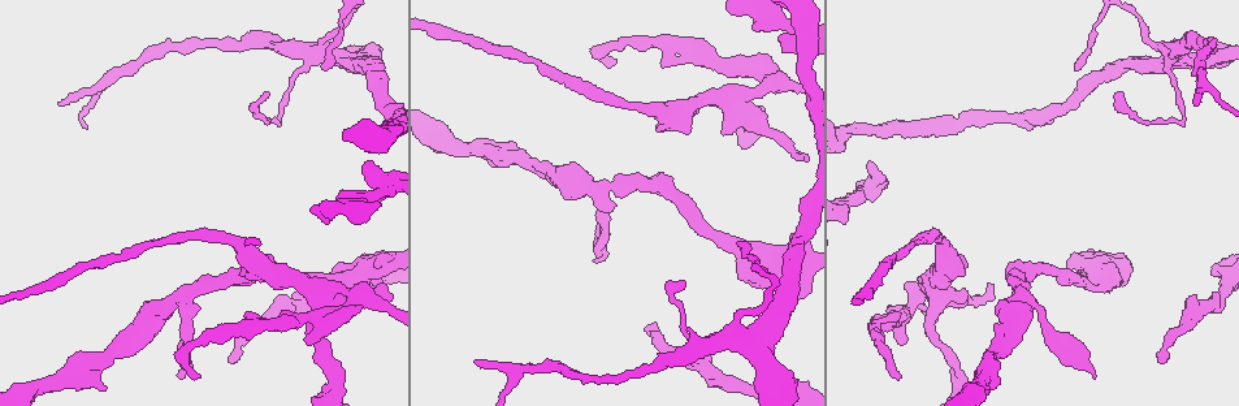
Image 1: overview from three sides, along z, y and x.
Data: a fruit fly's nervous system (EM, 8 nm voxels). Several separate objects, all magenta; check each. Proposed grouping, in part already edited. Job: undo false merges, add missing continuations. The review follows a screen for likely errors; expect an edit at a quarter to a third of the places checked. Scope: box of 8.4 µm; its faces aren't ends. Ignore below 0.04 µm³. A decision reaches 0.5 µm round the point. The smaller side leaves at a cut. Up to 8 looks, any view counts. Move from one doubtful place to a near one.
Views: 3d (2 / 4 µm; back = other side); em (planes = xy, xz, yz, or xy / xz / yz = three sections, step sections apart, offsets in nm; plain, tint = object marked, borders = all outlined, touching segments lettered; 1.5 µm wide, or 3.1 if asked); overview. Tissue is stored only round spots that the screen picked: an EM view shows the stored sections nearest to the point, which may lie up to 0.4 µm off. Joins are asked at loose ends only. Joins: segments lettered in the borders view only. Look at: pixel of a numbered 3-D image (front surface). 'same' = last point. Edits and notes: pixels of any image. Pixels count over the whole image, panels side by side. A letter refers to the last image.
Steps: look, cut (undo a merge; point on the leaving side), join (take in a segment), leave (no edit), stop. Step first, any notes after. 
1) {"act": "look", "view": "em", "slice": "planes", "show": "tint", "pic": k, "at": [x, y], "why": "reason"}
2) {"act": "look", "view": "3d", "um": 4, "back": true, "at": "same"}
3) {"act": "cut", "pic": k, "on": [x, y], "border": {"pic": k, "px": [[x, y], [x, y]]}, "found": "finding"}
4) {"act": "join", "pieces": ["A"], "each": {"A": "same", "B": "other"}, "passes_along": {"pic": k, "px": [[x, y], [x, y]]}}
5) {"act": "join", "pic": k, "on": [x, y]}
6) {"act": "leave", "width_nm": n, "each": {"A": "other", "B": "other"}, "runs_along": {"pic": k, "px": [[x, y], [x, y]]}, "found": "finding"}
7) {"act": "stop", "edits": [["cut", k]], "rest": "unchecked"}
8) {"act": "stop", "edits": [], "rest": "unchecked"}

{"act": "look", "view": "em", "slice": "planes", "show": "borders", "pic": 1, "at": [373, 284], "why": "free end"}

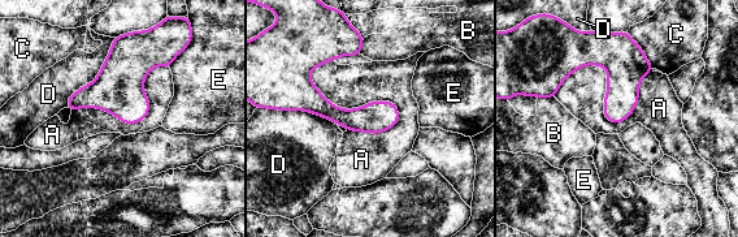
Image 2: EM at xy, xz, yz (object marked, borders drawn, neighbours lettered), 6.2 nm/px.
{"act": "leave", "longest_contact_nm": ["A", 650], "each": {"A": "other", "B": "other", "C": "other", "D": "other", "E": "other"}, "found": "no lettered segment goes on from it"}

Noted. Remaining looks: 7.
{"act": "look", "view": "em", "slice": "planes", "show": "tint", "pic": 1, "at": [1114, 93], "why": "free end"}

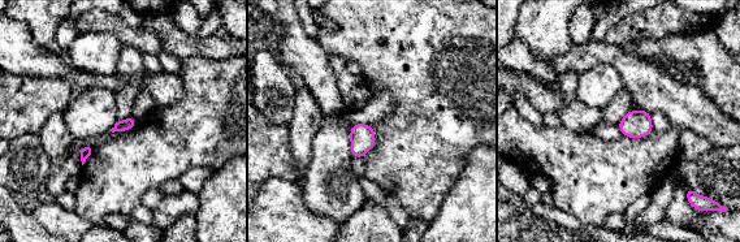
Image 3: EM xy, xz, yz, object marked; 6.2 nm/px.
{"act": "look", "view": "em", "slice": "planes", "show": "borders", "at": "same", "why": "what lies round it"}

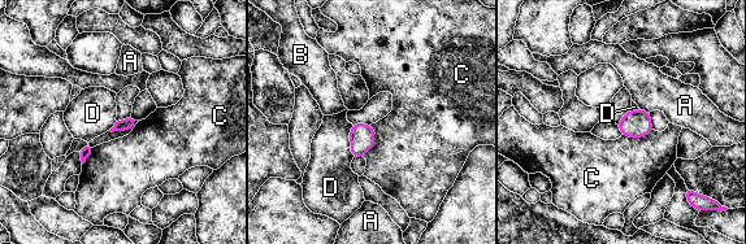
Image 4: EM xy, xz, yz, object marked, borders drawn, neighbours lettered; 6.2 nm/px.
{"act": "leave", "longest_contact_nm": ["C", 200], "each": {"A": "other", "B": "other", "C": "other", "D": "other"}, "found": "none of them fits"}

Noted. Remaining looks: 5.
{"act": "look", "view": "3d", "um": 4, "pic": 1, "at": [1095, 377], "why": "free end"}

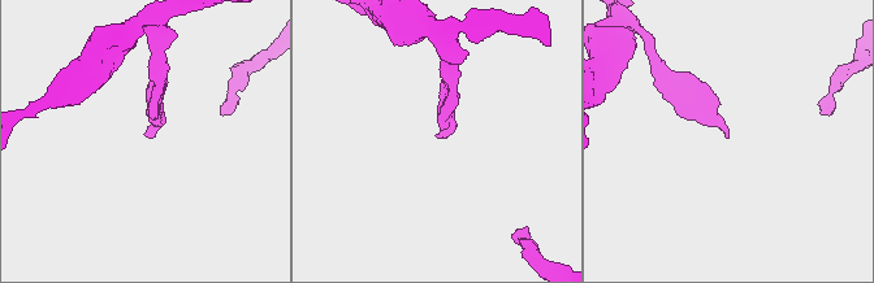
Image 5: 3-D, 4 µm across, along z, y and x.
{"act": "look", "view": "em", "slice": "xz", "step": 8, "show": "borders", "pic": 5, "at": [437, 138]}

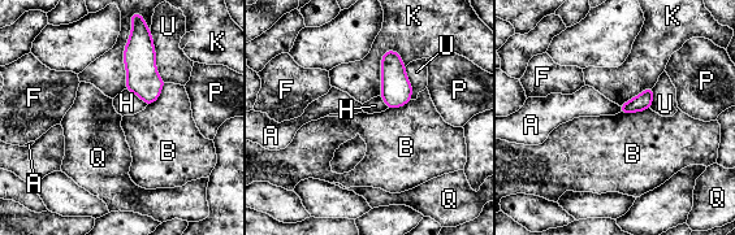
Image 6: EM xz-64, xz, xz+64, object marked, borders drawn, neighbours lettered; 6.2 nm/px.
{"act": "leave", "each": {"A": "other", "B": "other", "F": "other", "H": "other", "K": "other", "P": "other", "Q": "other", "U": "other"}, "border": {"pic": 6, "px": [[649, 108], [619, 113]]}, "found": "no lettered segment goes on from it"}

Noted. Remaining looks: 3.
{"act": "stop", "edits": [], "rest": "unchecked"}

